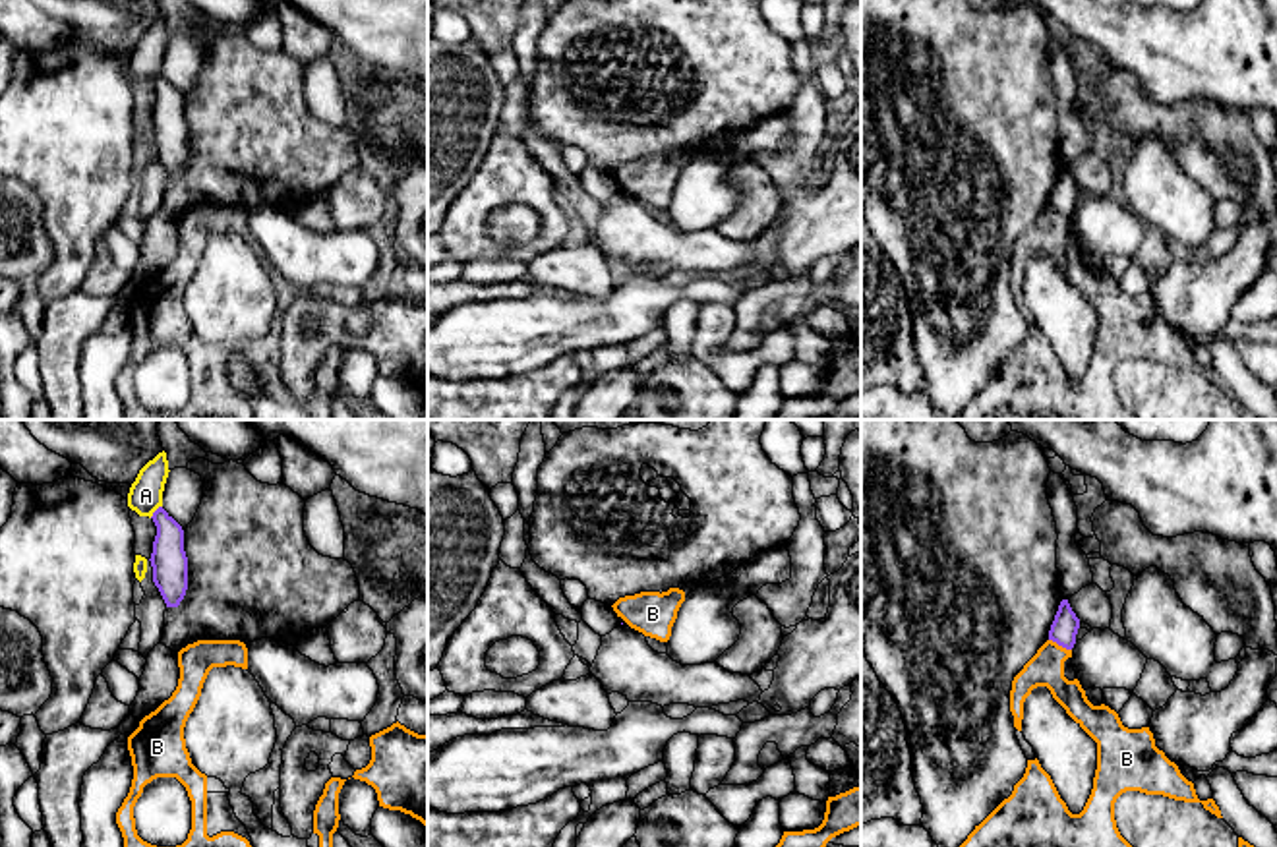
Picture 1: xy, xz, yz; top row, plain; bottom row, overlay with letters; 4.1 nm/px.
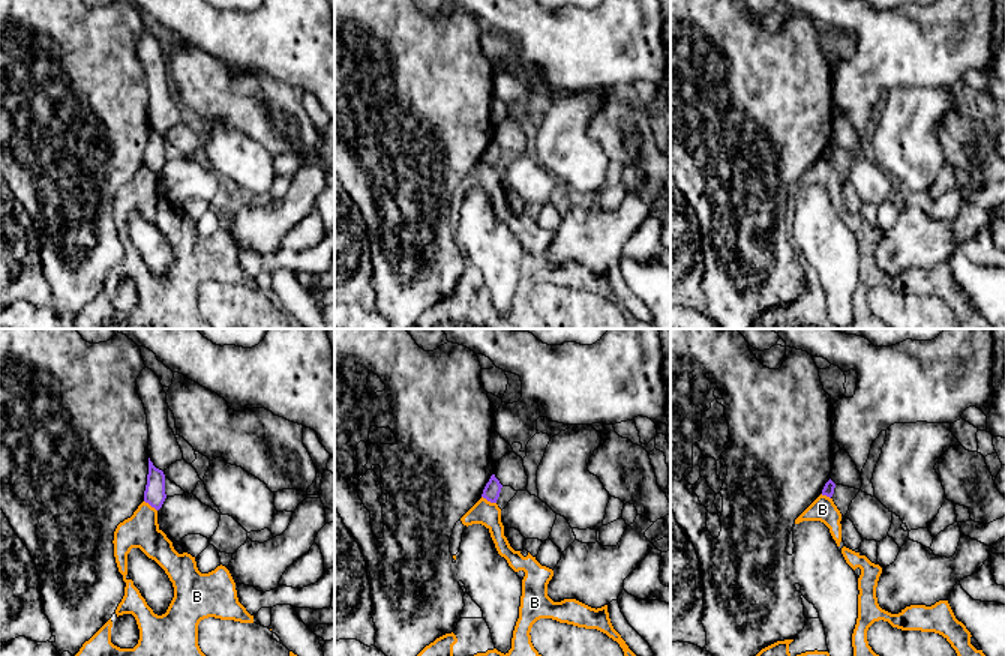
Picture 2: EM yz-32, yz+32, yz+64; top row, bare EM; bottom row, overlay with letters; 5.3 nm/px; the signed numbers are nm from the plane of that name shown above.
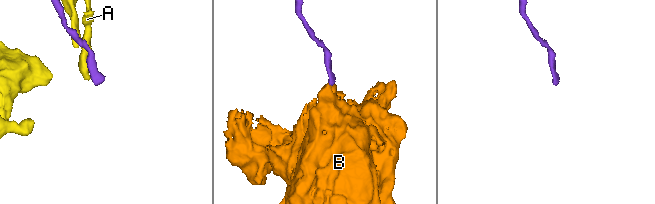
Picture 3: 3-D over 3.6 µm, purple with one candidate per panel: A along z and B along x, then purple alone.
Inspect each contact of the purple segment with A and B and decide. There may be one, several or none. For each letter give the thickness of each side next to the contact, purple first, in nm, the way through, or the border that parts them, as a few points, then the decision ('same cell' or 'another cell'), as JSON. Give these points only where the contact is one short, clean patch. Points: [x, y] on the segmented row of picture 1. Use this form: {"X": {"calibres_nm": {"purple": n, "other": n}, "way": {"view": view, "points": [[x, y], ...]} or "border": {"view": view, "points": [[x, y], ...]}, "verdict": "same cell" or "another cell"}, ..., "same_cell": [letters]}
{"A": {"calibres_nm": {"purple": 150, "other": 140}, "verdict": "another cell"}, "B": {"calibres_nm": {"purple": 110, "other": 150}, "border": {"view": "yz", "points": [[1049, 639], [1070, 650]]}, "verdict": "another cell"}, "same_cell": []}

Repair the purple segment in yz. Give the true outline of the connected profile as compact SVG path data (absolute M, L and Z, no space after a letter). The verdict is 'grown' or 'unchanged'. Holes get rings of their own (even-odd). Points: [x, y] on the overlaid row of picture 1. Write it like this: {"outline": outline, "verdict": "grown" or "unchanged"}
{"outline": "M1062 599L1051 625L1049 640L1056 642L1066 650L1072 650L1076 644L1078 628L1080 628L1080 619L1072 611L1068 599Z", "verdict": "unchanged"}

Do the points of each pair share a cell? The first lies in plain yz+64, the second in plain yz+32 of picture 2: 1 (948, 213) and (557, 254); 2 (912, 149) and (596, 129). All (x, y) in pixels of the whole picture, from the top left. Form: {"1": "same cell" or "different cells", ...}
{"1": "different cells", "2": "different cells"}

